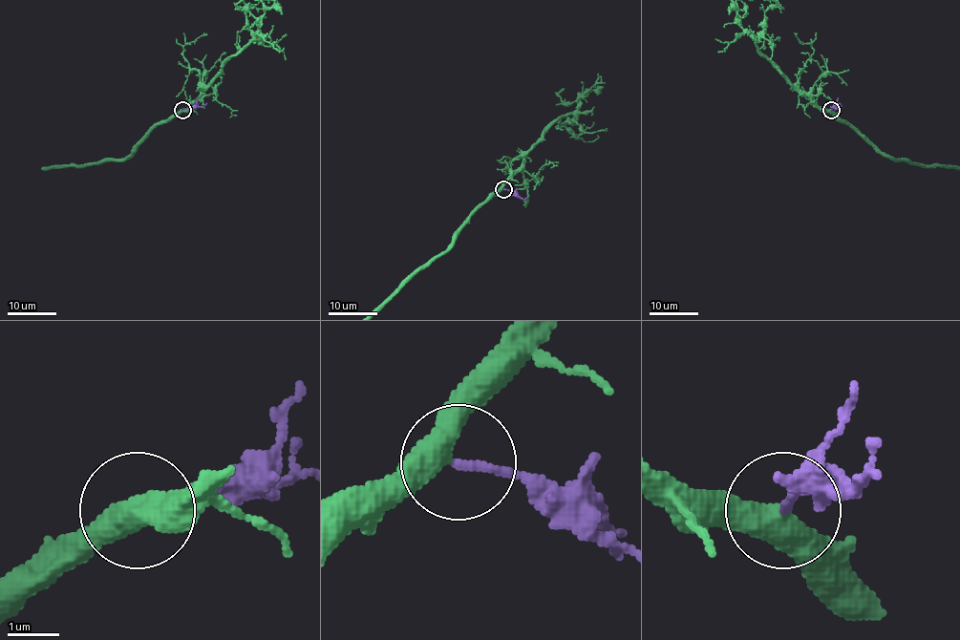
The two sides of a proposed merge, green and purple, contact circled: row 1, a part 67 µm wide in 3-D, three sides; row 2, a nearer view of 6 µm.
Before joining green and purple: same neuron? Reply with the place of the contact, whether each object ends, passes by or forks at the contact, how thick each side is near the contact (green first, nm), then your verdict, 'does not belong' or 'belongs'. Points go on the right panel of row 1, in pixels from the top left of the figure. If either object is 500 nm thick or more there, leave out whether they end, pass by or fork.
place (831, 110); green passes by; purple ends; calibres 440 and 160 nm; belongs

